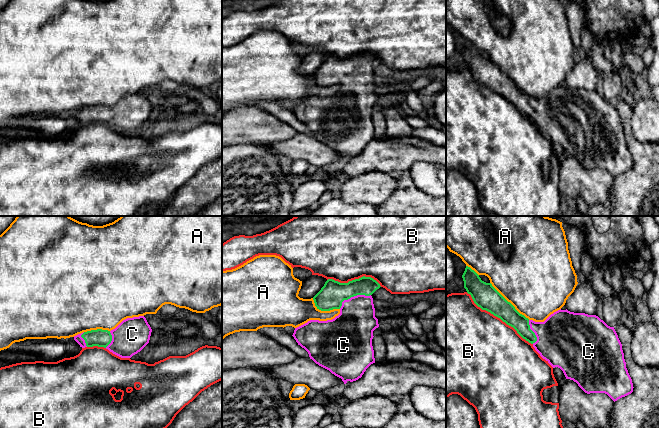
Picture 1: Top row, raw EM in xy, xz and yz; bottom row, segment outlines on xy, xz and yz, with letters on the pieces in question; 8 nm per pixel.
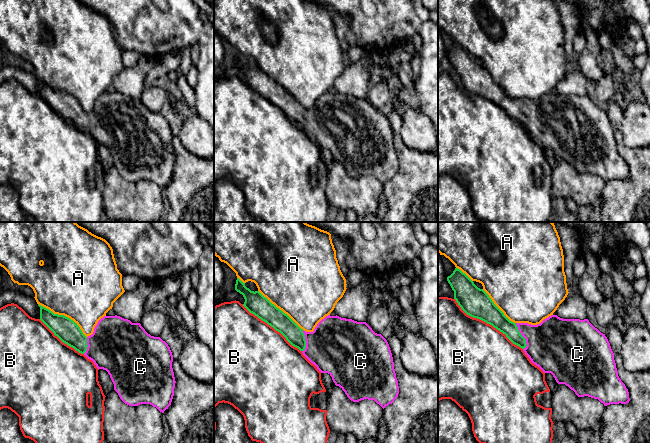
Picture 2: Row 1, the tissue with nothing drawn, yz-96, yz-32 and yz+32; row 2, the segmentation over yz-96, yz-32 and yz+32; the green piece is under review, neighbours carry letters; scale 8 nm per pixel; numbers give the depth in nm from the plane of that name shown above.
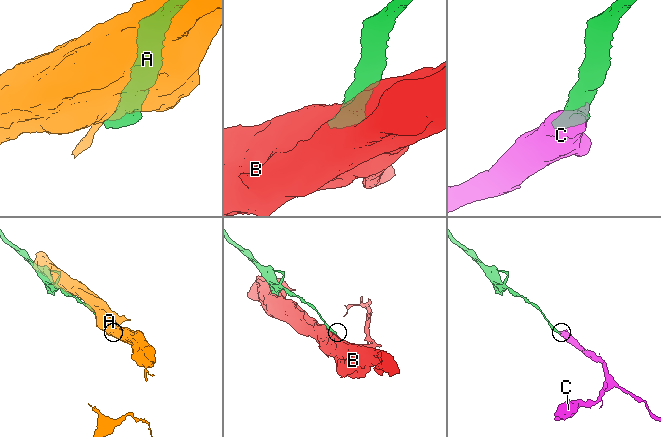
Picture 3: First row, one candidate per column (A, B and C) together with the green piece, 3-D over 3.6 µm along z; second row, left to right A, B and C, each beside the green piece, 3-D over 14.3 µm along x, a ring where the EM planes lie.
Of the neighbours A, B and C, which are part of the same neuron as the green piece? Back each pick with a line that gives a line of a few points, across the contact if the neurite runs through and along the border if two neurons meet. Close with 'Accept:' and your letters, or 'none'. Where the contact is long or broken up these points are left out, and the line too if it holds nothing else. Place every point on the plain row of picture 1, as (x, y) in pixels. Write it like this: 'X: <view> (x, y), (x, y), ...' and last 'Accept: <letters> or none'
Accept: C

